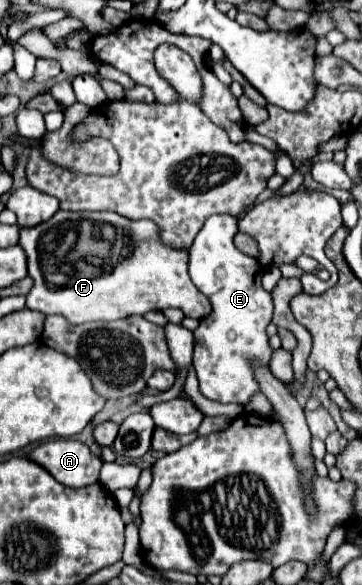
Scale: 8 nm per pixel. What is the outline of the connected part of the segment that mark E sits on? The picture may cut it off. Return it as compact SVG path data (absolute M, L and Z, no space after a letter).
M211 215L189 251L191 281L213 305L213 313L201 319L201 325L193 331L193 365L203 397L247 407L251 397L261 391L255 379L255 369L269 367L273 353L265 331L273 317L273 299L261 287L263 267L249 255L241 253L233 243L233 237L239 231L237 221L235 215Z

